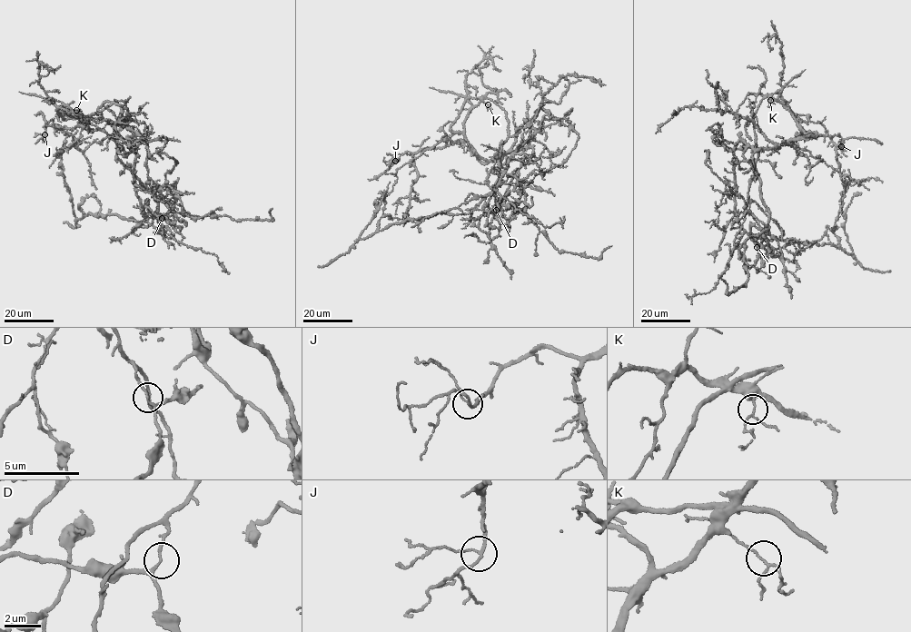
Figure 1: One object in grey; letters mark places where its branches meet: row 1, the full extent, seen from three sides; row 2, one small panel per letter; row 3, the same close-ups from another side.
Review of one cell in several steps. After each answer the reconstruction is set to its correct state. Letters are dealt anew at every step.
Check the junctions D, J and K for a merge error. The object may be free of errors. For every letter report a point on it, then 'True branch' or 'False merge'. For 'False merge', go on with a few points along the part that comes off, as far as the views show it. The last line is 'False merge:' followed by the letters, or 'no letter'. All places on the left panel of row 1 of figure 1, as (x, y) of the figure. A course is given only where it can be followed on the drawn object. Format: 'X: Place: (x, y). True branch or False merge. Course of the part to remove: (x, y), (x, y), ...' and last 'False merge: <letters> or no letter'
D: Place: (162, 218). False merge. Course of the part to remove: (162, 217), (141, 222), (90, 213), (76, 219), (61, 160), (65, 138), (71, 133)
J: Place: (44, 134). True branch
K: Place: (76, 110). True branch
False merge: D

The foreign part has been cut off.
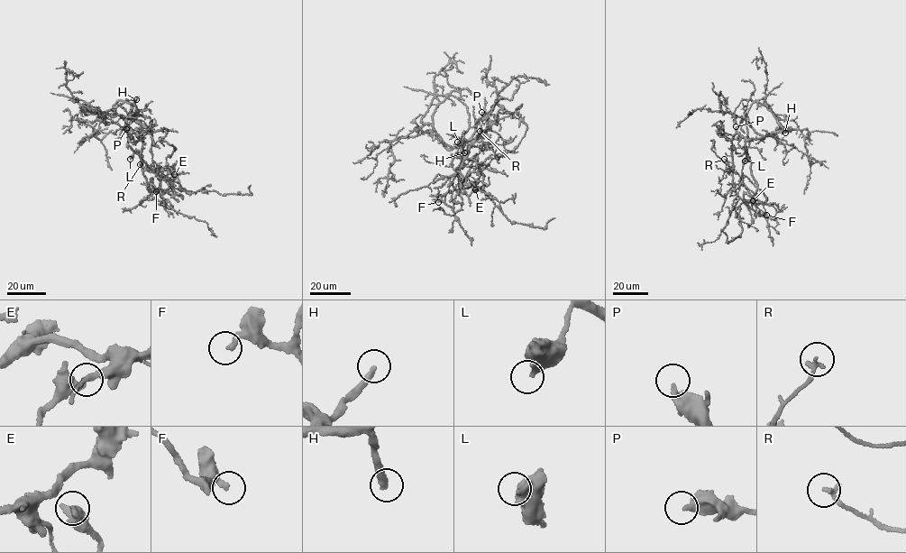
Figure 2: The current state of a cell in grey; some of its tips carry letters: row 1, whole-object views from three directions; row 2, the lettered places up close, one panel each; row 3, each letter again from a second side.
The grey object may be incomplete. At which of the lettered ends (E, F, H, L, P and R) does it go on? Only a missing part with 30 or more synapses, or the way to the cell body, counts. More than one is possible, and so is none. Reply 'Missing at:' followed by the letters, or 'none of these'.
Missing at: H

